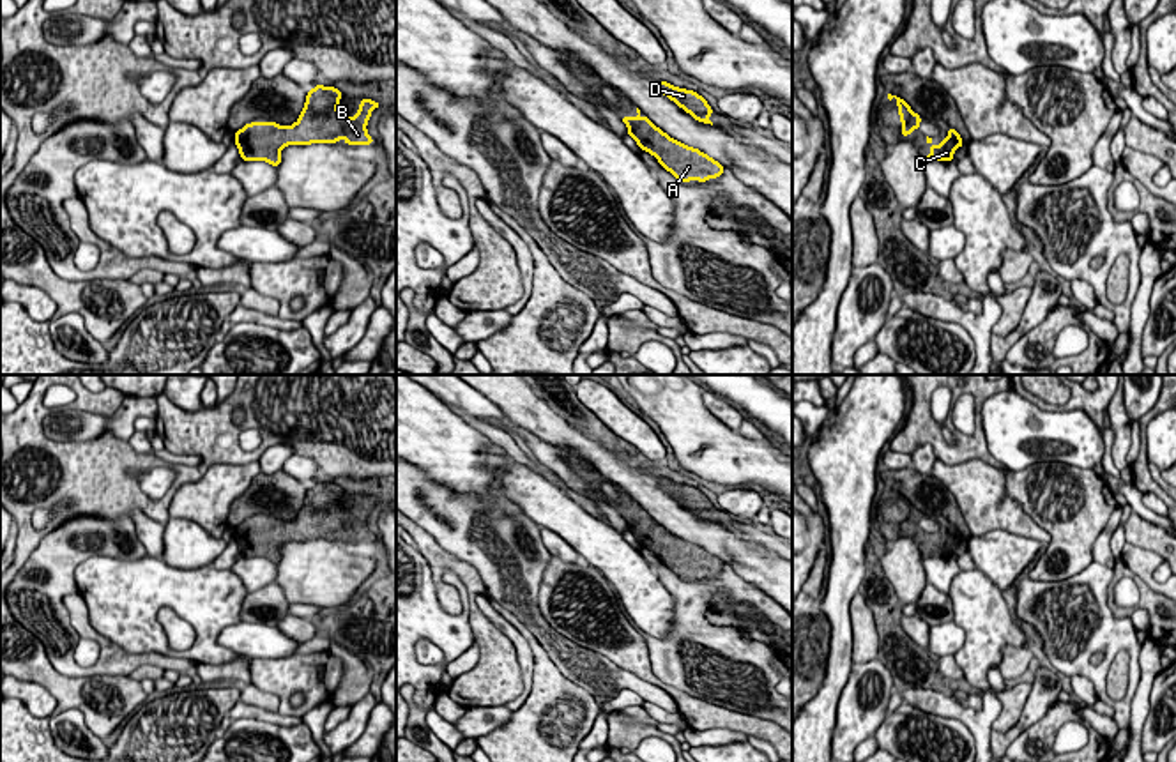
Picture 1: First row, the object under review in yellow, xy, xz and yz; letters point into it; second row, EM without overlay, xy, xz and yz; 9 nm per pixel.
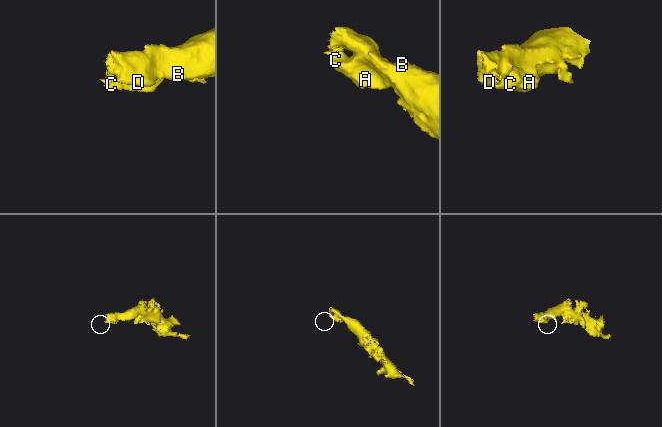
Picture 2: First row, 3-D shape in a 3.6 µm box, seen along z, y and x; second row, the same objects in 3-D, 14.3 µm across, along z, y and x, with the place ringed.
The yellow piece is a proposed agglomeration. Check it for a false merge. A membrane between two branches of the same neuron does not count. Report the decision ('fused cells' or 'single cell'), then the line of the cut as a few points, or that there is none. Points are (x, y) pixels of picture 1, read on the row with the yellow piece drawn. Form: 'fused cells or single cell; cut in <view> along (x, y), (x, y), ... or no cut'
single cell; no cut

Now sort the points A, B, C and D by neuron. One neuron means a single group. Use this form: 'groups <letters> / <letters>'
groups A B C D

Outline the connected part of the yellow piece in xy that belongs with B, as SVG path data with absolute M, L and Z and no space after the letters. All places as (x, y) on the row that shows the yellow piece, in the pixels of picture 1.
M315 85L308 90L302 113L292 126L276 122L251 122L235 131L235 145L241 159L265 161L279 166L281 150L288 145L336 143L341 138L347 145L371 145L373 138L366 126L375 108L380 103L361 99L359 111L354 118L338 111L343 94L334 87Z

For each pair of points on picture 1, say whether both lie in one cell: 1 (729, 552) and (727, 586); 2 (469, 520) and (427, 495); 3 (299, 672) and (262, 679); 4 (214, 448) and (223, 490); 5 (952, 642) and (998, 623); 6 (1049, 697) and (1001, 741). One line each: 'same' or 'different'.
1: different
2: same
3: same
4: different
5: different
6: same

